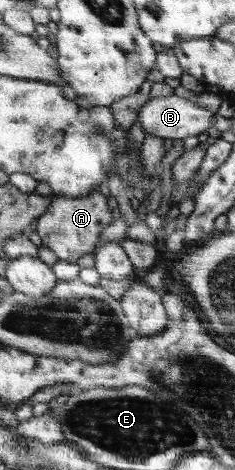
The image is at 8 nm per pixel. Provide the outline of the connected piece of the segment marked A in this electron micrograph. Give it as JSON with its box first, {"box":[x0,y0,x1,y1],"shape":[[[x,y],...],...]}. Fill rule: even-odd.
{"box":[37,190,112,263],"shape":[[[94,190],[77,198],[54,194],[49,209],[38,219],[37,233],[42,246],[51,249],[60,260],[74,263],[83,255],[93,253],[96,239],[108,223],[112,223],[112,215],[106,205],[106,197],[100,195],[100,191]]]}

